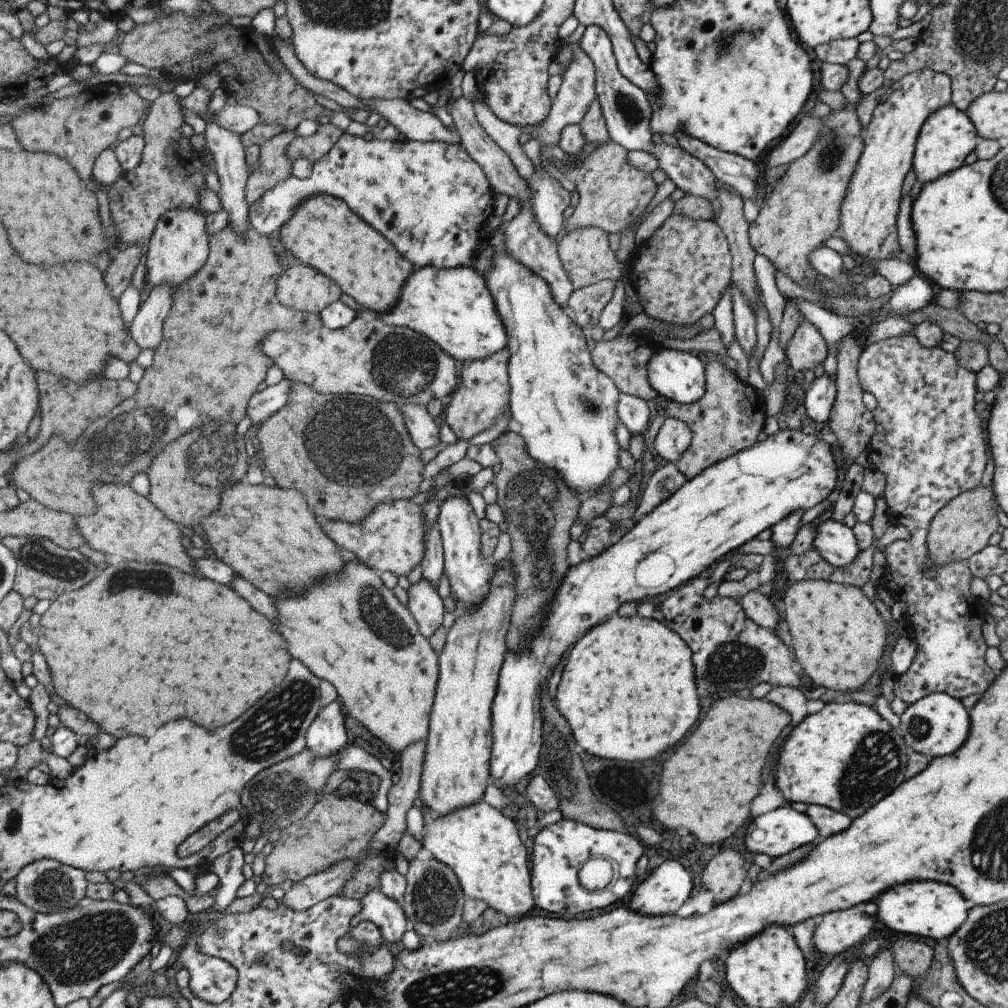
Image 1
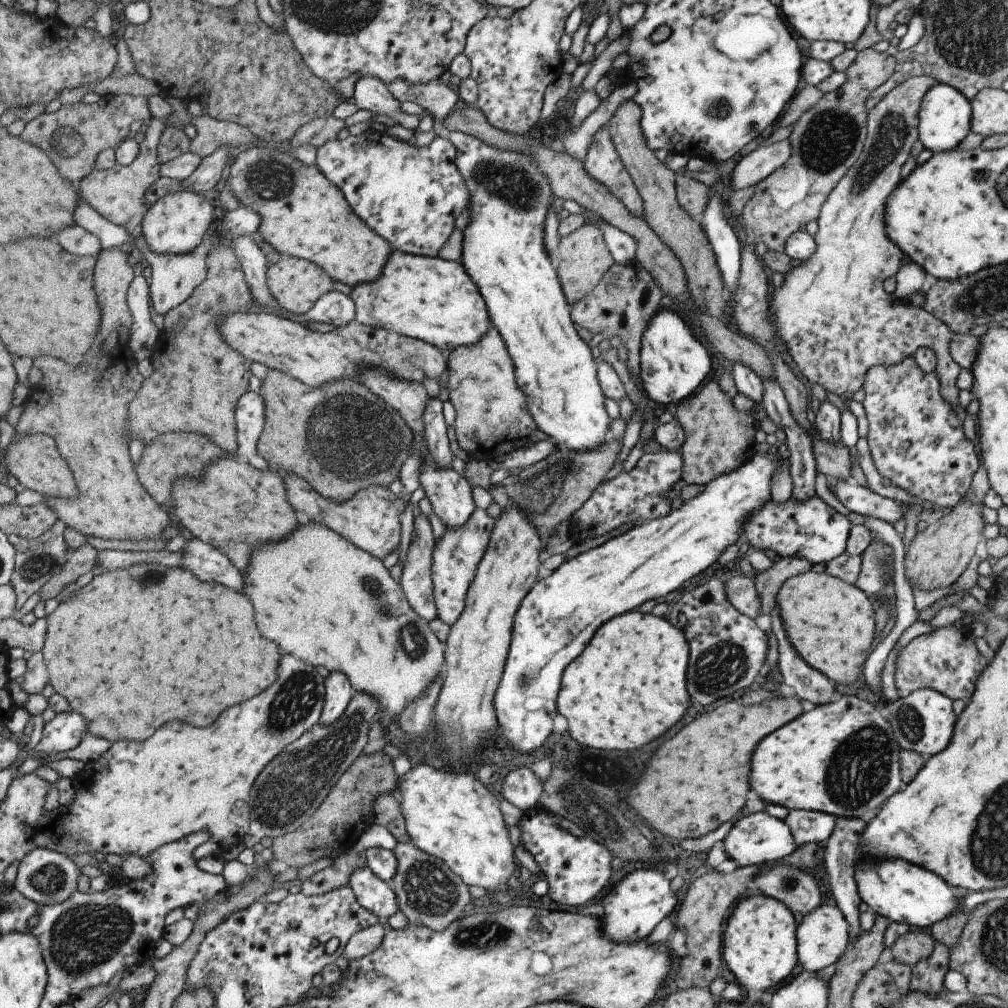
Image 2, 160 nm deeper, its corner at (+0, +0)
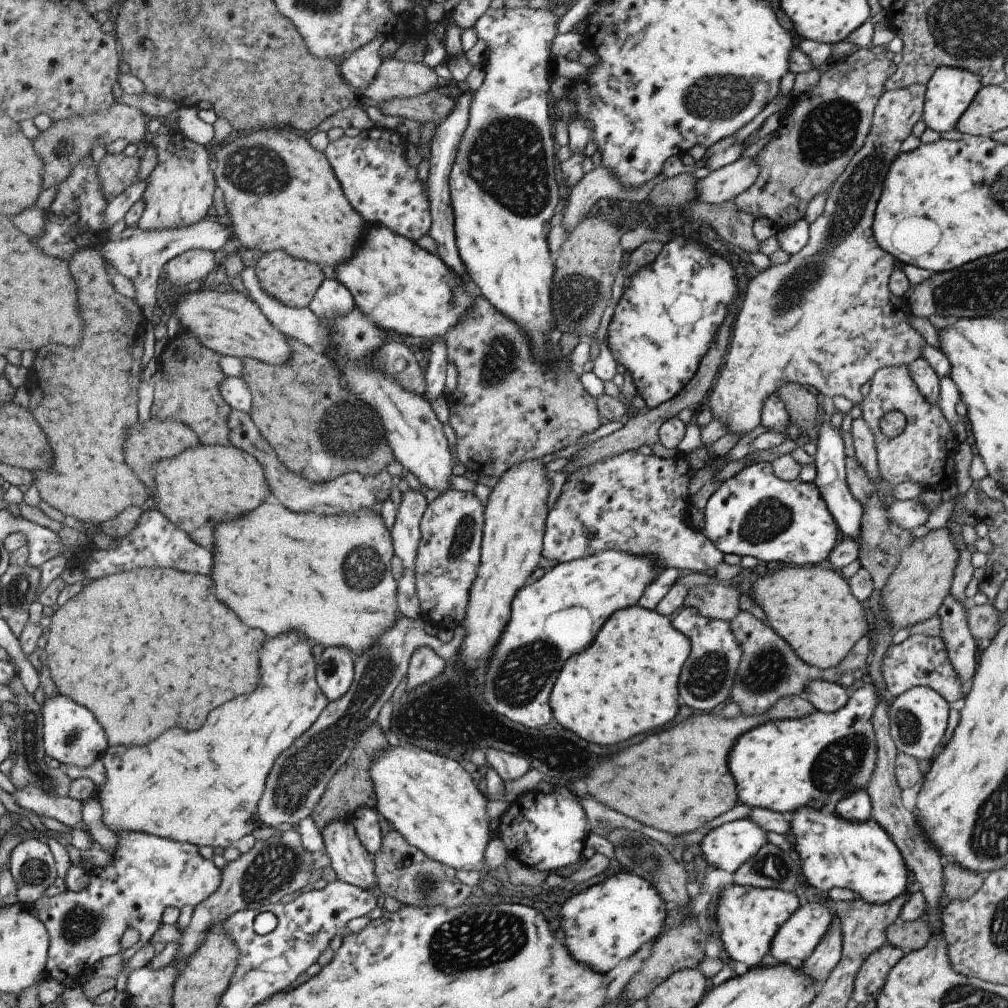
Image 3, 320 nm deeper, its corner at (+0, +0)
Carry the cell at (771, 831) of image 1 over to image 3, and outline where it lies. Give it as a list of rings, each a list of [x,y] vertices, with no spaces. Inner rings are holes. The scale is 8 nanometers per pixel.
[[[735,820],[707,832],[698,845],[709,866],[733,874],[760,846],[769,844],[766,834],[749,820]]]

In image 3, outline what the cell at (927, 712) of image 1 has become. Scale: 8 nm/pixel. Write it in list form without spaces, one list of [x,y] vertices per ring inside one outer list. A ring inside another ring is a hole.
[[[915,686],[890,698],[887,706],[889,735],[895,749],[918,762],[926,761],[937,752],[947,726],[947,712],[951,705],[940,694],[925,686]]]

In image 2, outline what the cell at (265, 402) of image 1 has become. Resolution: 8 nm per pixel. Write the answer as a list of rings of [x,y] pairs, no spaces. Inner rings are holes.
[[[247,392],[240,399],[236,420],[240,443],[236,456],[263,472],[270,470],[270,465],[258,450],[258,443],[266,424],[266,403],[259,392]]]

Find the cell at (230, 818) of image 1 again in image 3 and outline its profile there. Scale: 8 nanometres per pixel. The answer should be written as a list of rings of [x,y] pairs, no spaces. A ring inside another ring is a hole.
[[[121,831],[116,849],[107,851],[113,862],[89,871],[89,886],[81,892],[69,890],[61,894],[42,898],[41,902],[28,905],[37,918],[40,918],[50,934],[50,957],[47,964],[47,976],[65,982],[67,986],[77,986],[83,980],[90,980],[93,968],[107,956],[122,952],[121,938],[129,928],[138,930],[139,940],[123,951],[123,958],[129,960],[137,950],[141,950],[151,936],[163,924],[165,909],[170,906],[183,908],[187,904],[197,906],[209,898],[221,884],[222,870],[217,868],[211,859],[205,859],[199,854],[199,848],[193,843],[184,843],[167,837],[155,836],[141,831]]]

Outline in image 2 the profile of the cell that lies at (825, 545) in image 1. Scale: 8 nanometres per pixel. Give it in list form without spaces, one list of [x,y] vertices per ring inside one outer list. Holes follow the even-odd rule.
[[[812,495],[803,501],[794,501],[790,497],[781,503],[767,499],[744,519],[739,537],[755,551],[769,550],[779,557],[804,559],[813,566],[844,553],[850,528],[847,518],[840,516],[821,498]]]

